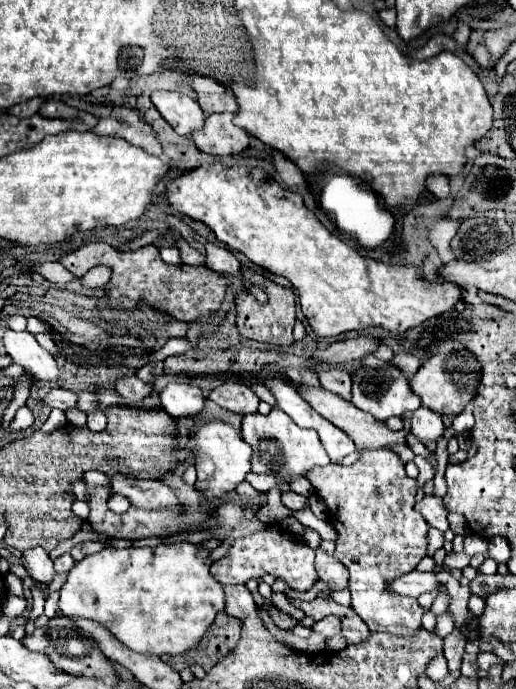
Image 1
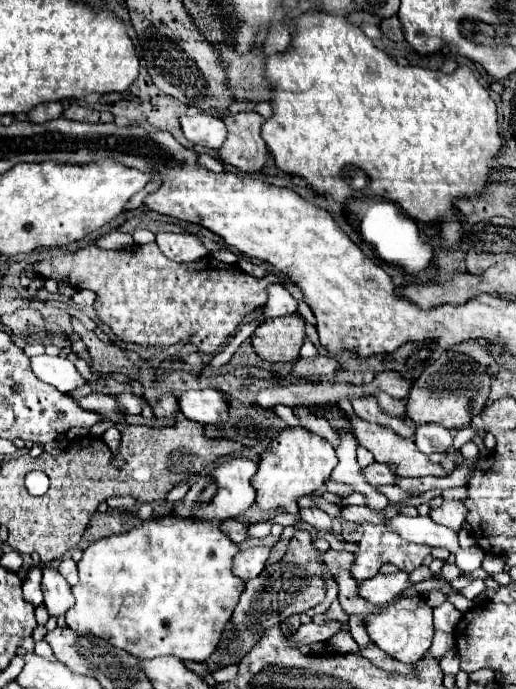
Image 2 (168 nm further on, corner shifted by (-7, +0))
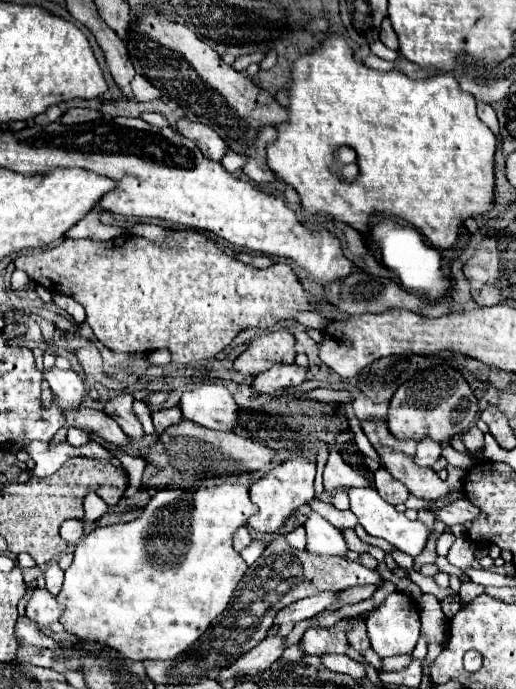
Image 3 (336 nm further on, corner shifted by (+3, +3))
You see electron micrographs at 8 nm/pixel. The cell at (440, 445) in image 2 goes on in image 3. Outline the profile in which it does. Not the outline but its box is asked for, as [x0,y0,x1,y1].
[416,438,440,466]

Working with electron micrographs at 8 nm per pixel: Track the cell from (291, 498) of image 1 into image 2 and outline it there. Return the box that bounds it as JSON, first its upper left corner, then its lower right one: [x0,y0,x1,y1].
[300,509,332,533]

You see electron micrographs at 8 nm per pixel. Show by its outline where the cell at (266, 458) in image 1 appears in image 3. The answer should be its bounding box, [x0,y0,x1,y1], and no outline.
[248,456,316,532]

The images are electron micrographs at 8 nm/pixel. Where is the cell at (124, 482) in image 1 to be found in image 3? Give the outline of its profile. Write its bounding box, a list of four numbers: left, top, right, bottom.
[234,526,250,552]

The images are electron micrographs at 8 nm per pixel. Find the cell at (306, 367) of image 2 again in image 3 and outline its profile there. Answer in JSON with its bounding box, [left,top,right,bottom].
[252,364,308,394]

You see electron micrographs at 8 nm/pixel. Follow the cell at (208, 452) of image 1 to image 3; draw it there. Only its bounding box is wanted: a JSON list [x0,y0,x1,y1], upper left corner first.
[56,482,256,660]

